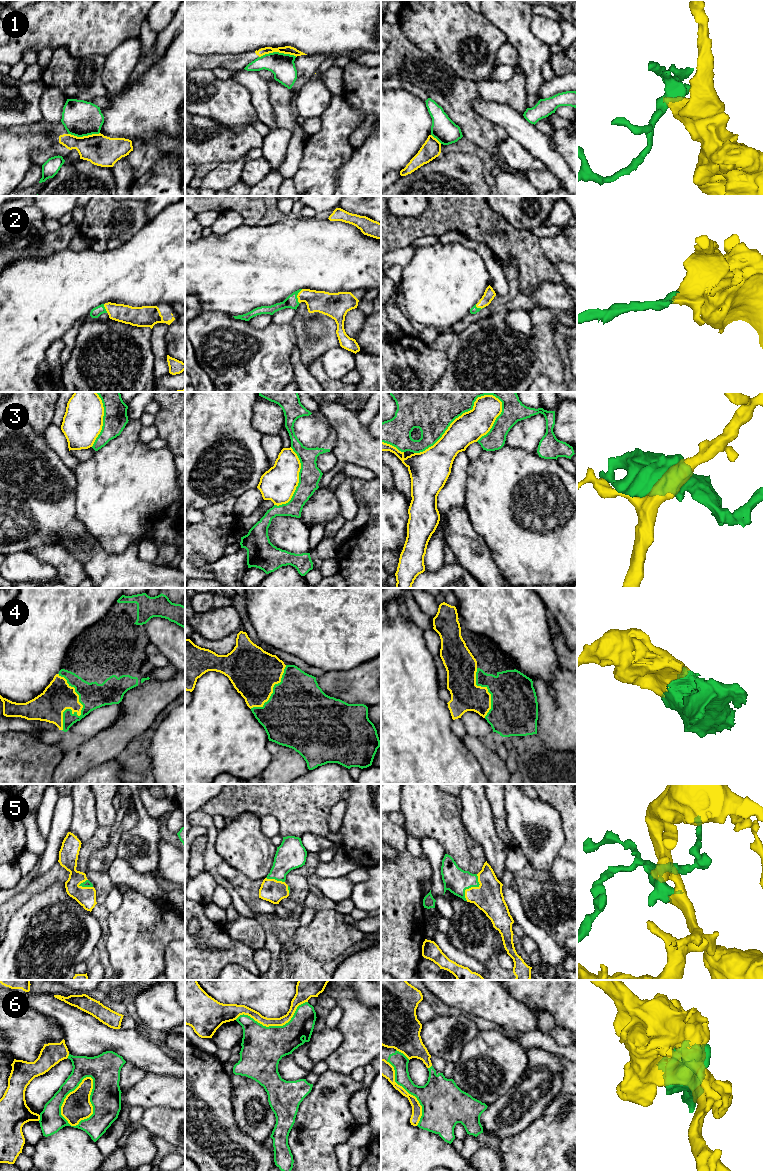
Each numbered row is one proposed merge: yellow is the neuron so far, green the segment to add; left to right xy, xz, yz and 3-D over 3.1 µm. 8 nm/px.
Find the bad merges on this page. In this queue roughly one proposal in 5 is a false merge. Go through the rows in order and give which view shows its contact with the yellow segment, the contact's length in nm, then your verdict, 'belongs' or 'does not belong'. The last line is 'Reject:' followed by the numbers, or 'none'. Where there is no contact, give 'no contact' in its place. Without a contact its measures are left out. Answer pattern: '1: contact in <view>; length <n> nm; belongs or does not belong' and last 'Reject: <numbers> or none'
1: contact in xz; length 300 nm; does not belong
2: contact in xz; length 120 nm; belongs
3: contact in yz; length 800 nm; does not belong
4: contact in xy; length 460 nm; belongs
5: contact in yz; length 240 nm; belongs
6: contact in xy; length 440 nm; belongs
Reject: 1, 3

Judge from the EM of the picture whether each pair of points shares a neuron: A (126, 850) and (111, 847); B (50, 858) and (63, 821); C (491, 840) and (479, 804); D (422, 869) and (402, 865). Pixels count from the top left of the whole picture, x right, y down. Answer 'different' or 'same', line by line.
A: different
B: same
C: same
D: same

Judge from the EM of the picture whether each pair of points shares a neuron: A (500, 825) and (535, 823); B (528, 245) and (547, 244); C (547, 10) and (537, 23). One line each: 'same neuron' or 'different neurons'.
A: different neurons
B: different neurons
C: different neurons

